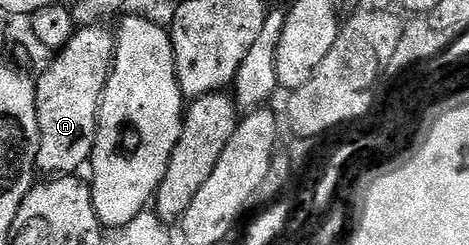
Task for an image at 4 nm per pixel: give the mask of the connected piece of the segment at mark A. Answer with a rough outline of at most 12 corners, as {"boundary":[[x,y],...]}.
{"boundary":[[81,26],[36,81],[37,168],[89,162],[116,37]]}

